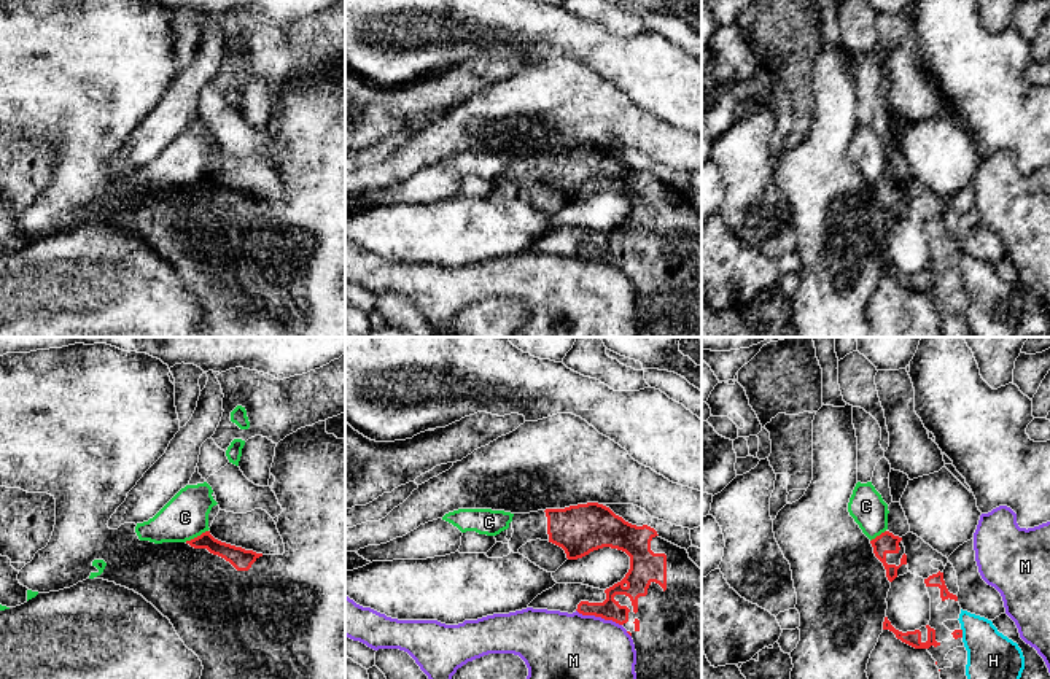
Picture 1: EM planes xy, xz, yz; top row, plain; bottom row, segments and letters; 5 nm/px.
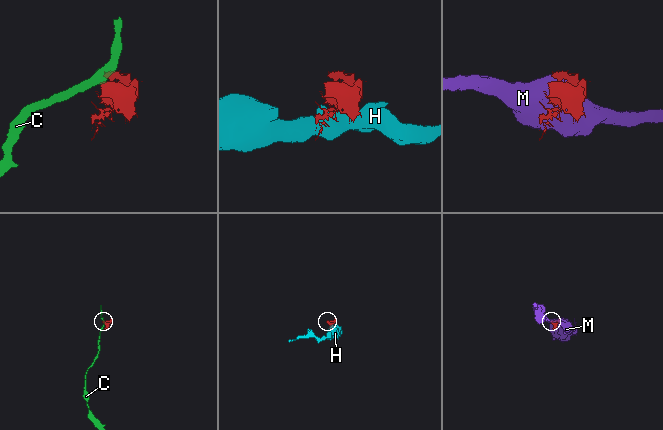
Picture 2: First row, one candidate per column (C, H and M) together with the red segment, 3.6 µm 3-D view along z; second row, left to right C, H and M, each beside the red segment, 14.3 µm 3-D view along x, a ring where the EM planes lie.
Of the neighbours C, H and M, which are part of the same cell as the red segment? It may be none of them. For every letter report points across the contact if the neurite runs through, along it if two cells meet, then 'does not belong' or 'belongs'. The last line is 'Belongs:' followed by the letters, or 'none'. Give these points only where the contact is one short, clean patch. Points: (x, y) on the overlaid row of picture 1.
C: border along xy (207, 530), (185, 541); does not belong
H: border along yz (961, 628), (963, 636); does not belong
M: does not belong
Belongs: none

